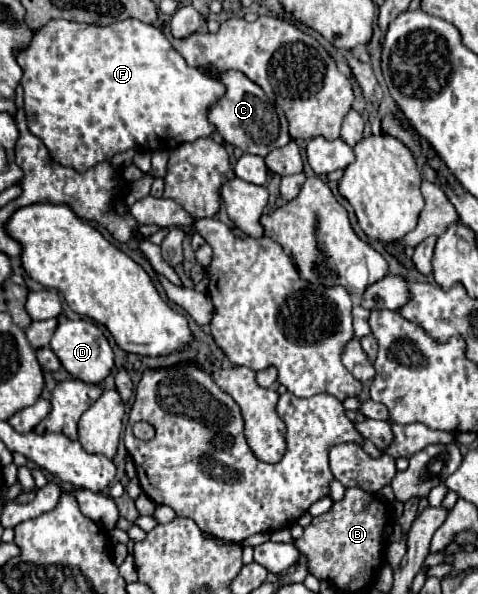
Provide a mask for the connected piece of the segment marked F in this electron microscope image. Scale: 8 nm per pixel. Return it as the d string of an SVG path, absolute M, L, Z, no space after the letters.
M53 19L35 33L29 49L19 53L17 63L23 69L21 87L29 131L45 143L53 159L79 173L127 149L173 151L181 143L211 137L215 127L207 115L225 93L219 79L189 67L159 27L137 19L125 19L109 27Z

